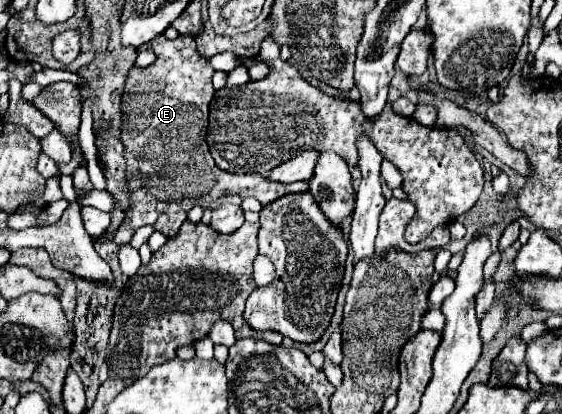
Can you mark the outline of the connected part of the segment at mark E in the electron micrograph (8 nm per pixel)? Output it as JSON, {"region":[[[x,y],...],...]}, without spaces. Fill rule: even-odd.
{"region":[[[158,35],[150,43],[152,51],[156,53],[156,61],[148,67],[132,67],[126,75],[124,95],[122,95],[122,127],[120,139],[124,145],[124,159],[126,159],[126,183],[130,191],[130,207],[126,217],[116,233],[116,243],[128,243],[134,231],[142,225],[152,225],[156,231],[164,233],[166,237],[174,237],[180,229],[182,221],[186,219],[188,211],[194,205],[208,207],[210,203],[218,201],[226,195],[238,197],[256,197],[262,205],[272,203],[280,195],[308,191],[306,181],[296,183],[274,183],[262,175],[236,175],[218,169],[214,163],[208,143],[206,143],[206,127],[208,127],[208,105],[214,97],[212,75],[214,69],[208,61],[196,51],[196,43],[192,35],[180,35],[178,39],[170,41],[164,35]]]}

